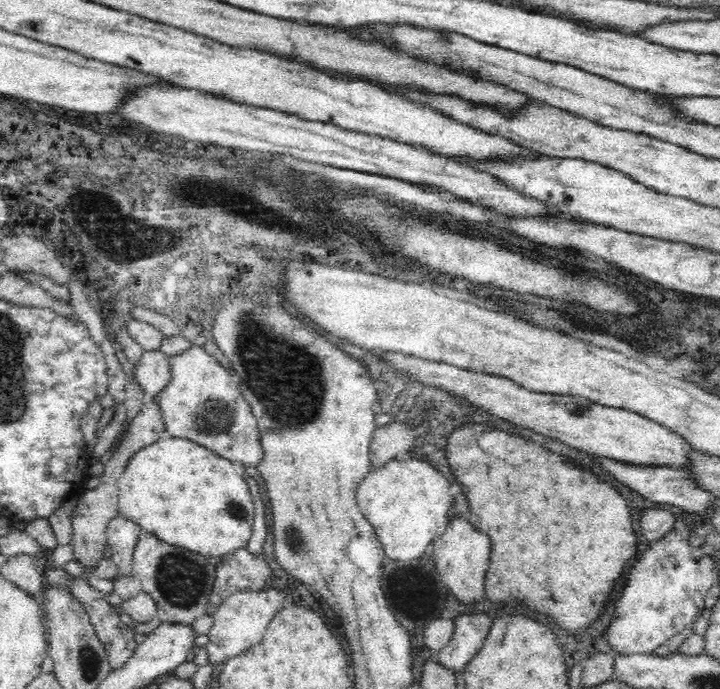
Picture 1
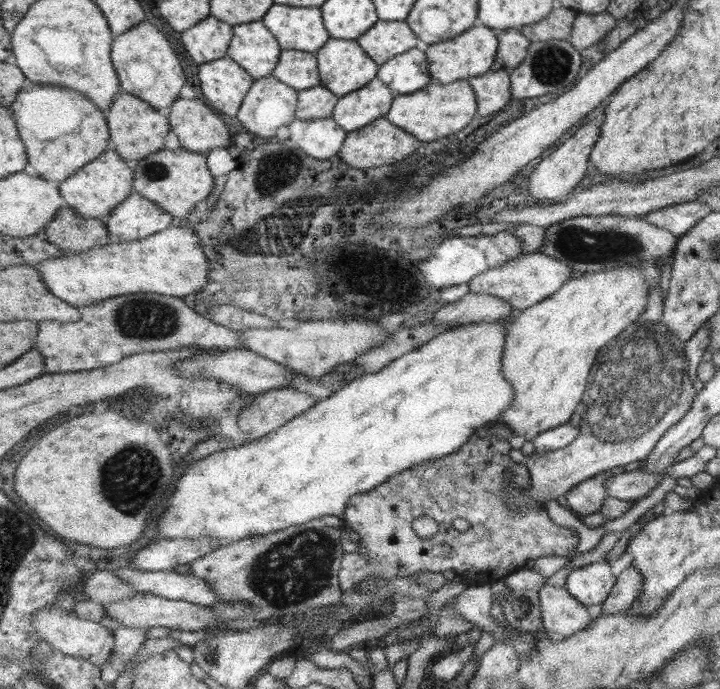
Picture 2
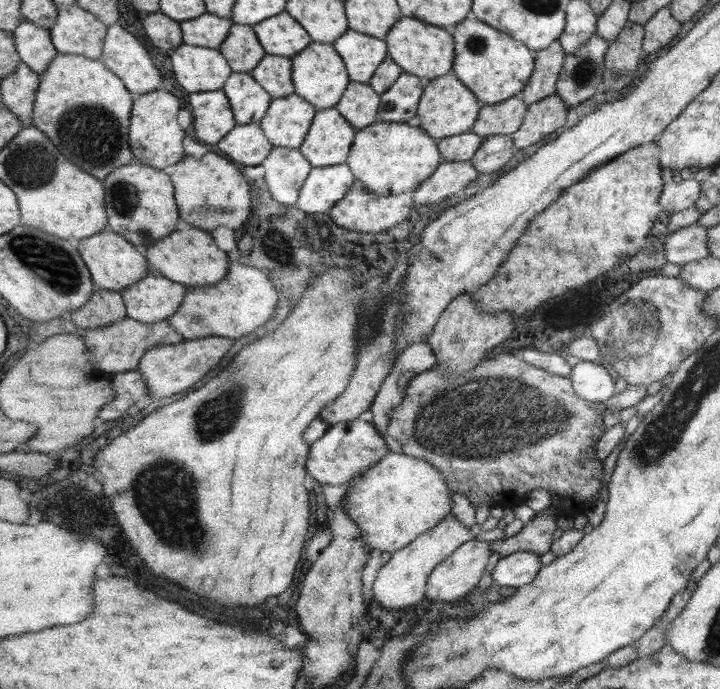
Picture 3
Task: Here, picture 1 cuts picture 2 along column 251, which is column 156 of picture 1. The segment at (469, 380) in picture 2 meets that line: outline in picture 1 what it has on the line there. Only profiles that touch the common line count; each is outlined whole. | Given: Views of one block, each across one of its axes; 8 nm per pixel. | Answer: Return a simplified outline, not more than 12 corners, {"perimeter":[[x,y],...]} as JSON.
{"perimeter":[[163,436],[131,456],[119,513],[205,557],[249,543],[230,460]]}

